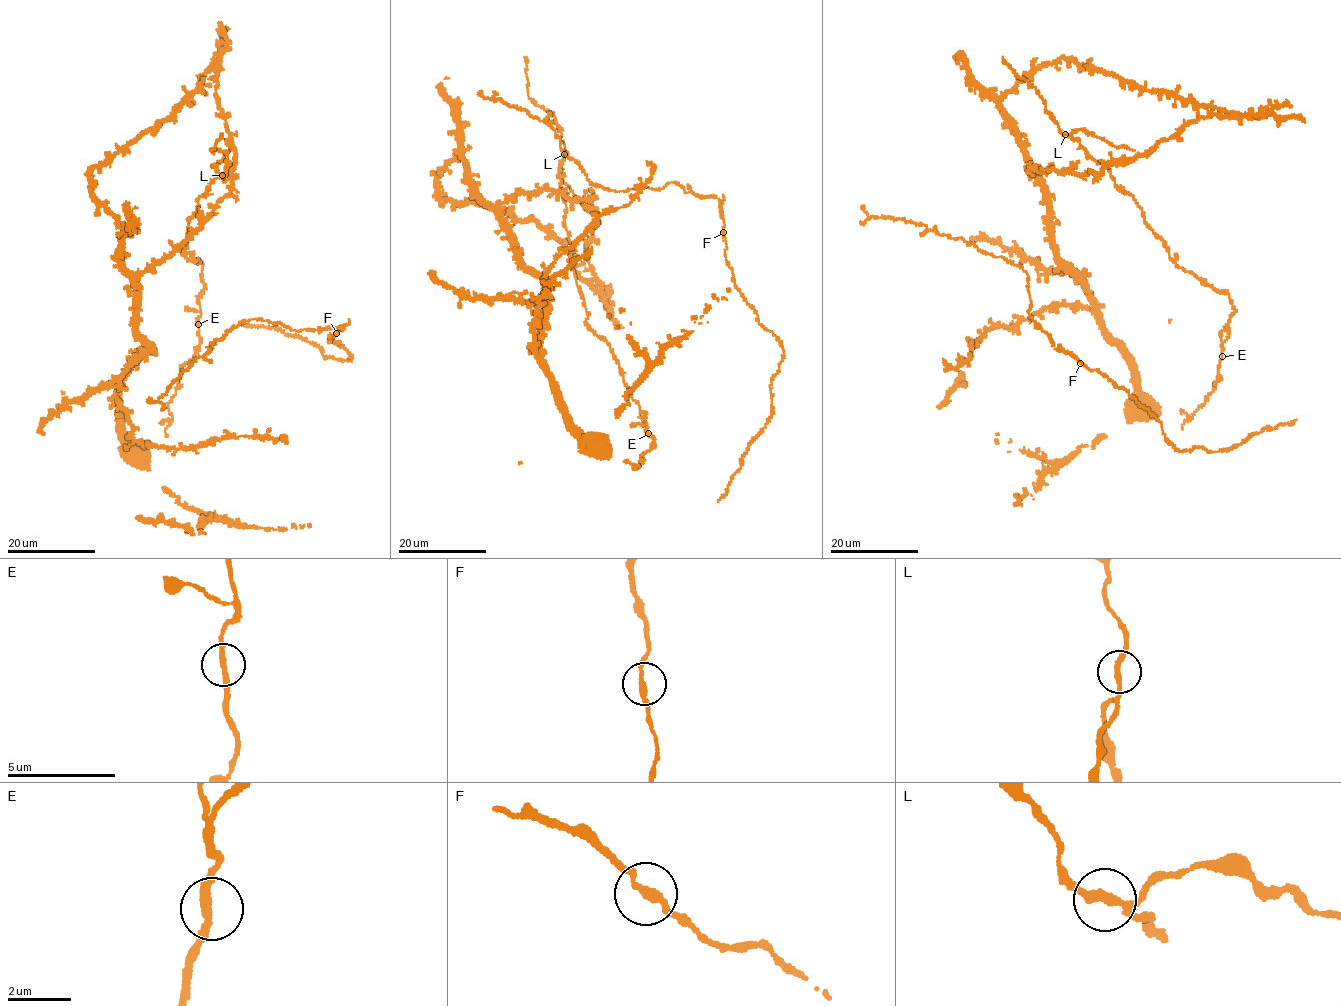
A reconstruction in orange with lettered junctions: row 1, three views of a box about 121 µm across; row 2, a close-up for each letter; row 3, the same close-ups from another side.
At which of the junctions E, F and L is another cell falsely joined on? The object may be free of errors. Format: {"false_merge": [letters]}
{"false_merge": ["L"]}

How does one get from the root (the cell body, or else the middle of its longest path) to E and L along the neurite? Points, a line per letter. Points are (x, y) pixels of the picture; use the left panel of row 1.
E: (188, 223), (182, 254), (189, 260), (199, 259), (205, 284), (198, 299), (198, 324)
L: (188, 223), (196, 214), (198, 197), (207, 193), (210, 181), (222, 176)

